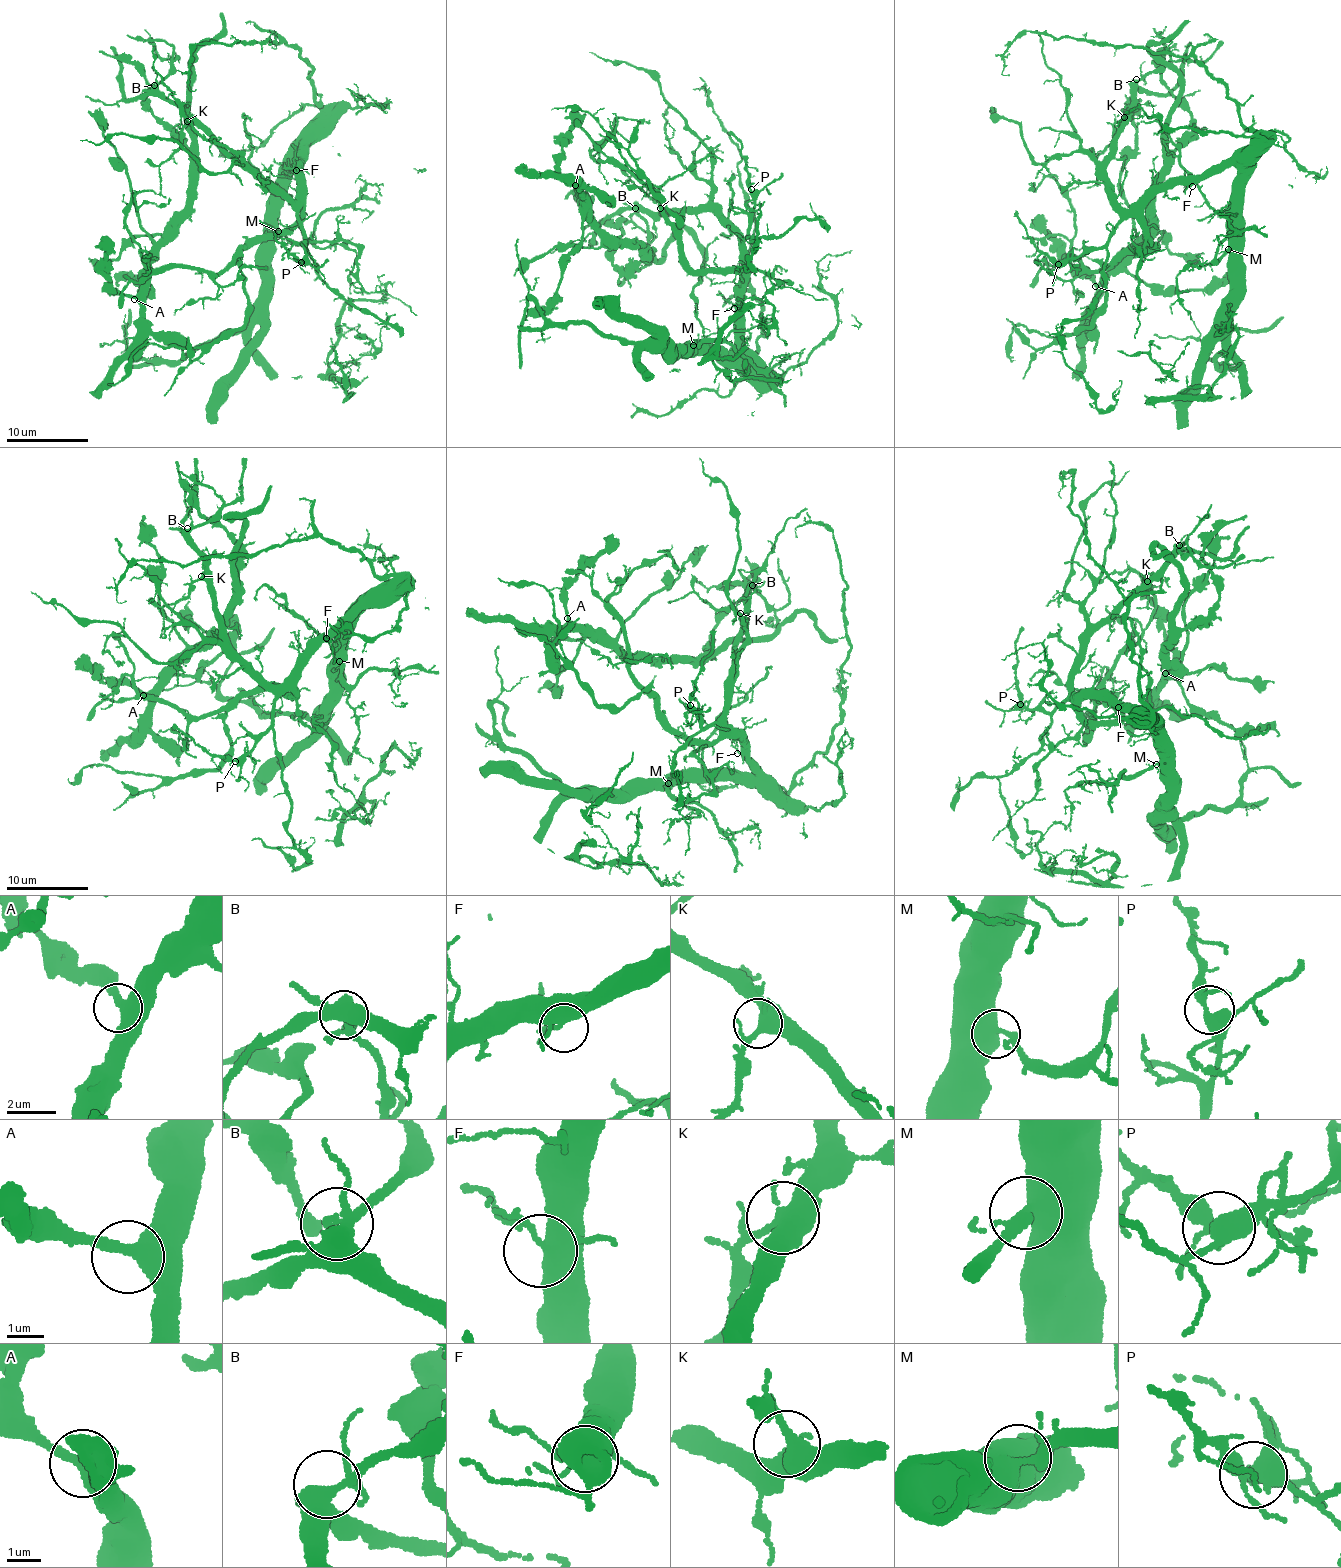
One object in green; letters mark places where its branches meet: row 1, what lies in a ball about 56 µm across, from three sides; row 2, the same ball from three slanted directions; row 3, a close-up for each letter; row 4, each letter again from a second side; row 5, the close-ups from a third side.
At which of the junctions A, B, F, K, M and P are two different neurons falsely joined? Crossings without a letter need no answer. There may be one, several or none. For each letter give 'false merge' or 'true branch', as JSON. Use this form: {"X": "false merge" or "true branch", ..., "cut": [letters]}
{"A": "true branch", "B": "true branch", "F": "true branch", "K": "true branch", "M": "true branch", "P": "true branch", "cut": []}

